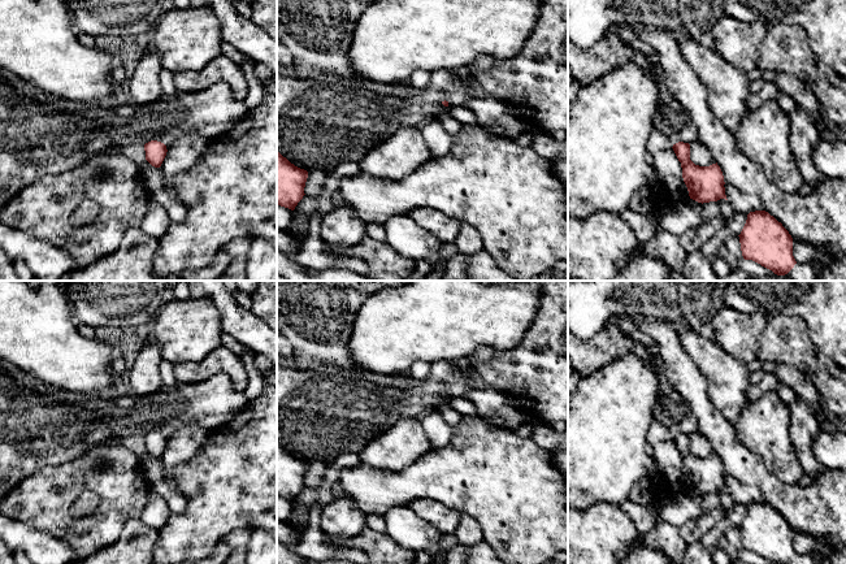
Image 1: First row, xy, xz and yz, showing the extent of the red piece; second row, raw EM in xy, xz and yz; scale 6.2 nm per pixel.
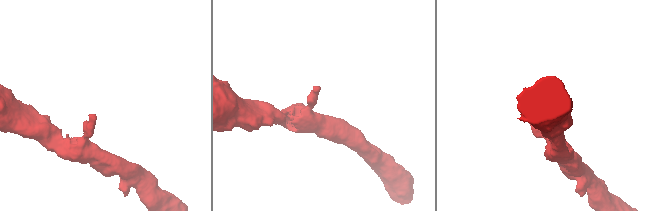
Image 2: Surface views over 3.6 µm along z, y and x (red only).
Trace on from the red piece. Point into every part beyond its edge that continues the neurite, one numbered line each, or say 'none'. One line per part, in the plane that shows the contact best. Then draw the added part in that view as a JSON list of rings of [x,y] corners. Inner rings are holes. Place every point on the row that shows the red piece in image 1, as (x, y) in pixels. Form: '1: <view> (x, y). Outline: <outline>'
none

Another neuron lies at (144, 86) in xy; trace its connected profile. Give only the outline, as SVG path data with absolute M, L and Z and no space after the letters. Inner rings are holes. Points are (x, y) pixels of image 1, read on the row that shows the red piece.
M157 51L143 52L130 79L133 105L144 107L162 97L159 81L161 68Z

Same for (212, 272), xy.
M226 253L217 255L209 265L199 270L188 270L182 273L181 278L185 281L217 281L226 270L231 257Z

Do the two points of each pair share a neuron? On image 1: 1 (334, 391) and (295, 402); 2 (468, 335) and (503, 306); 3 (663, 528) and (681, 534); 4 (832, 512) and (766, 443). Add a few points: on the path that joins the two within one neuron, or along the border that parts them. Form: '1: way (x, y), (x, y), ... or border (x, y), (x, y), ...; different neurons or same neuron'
1: way (325, 400), (304, 402); same neuron
2: way (477, 326), (487, 316), (494, 315); same neuron
3: way (667, 532), (677, 534); same neuron
4: border (769, 471), (784, 482), (798, 484); different neurons

